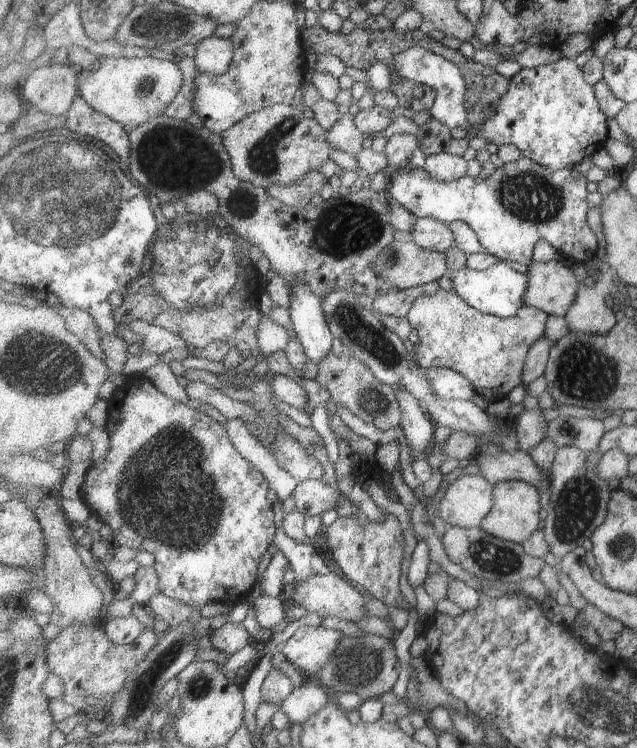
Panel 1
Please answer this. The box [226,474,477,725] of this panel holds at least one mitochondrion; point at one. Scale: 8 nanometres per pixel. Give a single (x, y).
(359, 666)

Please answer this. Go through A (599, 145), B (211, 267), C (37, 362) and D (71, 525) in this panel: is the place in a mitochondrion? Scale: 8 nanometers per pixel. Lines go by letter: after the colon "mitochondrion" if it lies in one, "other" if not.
A: other
B: mitochondrion
C: mitochondrion
D: other

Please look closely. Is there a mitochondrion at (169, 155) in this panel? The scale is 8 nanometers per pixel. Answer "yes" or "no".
yes

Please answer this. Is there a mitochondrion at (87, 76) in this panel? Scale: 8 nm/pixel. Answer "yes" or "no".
no

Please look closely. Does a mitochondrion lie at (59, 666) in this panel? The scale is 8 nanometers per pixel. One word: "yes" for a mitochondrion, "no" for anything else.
no

